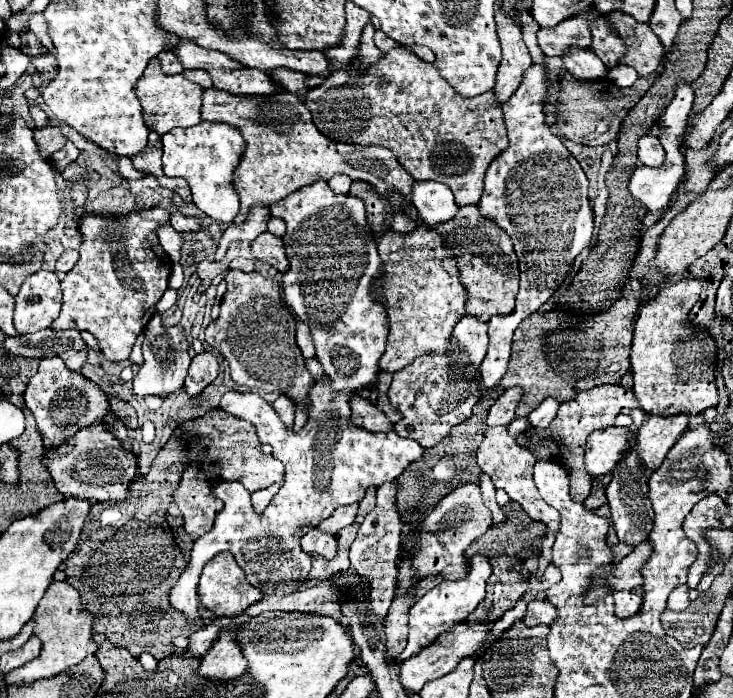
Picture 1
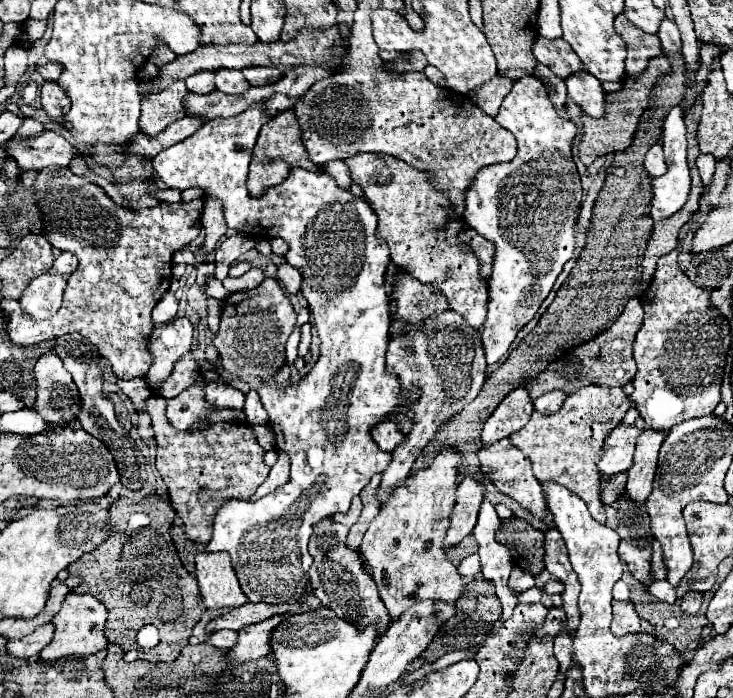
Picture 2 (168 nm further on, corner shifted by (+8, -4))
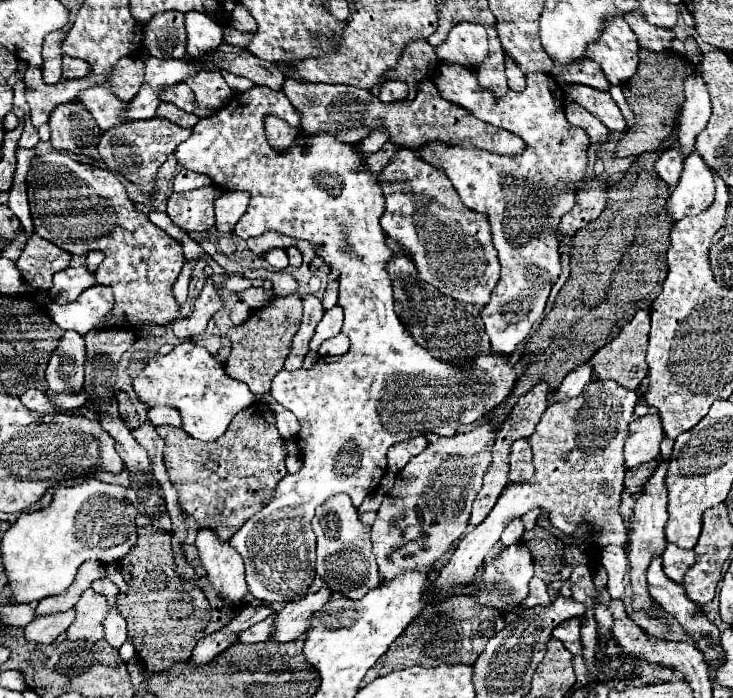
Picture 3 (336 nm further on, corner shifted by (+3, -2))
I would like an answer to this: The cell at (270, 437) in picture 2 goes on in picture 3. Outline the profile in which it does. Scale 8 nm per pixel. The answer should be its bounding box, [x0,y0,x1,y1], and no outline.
[147,406,181,426]

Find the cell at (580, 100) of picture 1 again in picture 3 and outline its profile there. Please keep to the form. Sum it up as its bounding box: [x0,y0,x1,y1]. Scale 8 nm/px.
[615,48,695,156]

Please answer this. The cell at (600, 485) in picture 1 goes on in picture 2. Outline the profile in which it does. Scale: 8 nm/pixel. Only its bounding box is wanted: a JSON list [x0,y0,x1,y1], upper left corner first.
[602,474,626,506]

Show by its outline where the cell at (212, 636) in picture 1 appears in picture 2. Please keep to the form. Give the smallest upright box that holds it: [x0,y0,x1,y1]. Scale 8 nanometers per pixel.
[206,630,236,650]

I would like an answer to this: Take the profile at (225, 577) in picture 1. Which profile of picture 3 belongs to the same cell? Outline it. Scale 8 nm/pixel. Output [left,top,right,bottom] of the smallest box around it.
[195,528,247,602]

